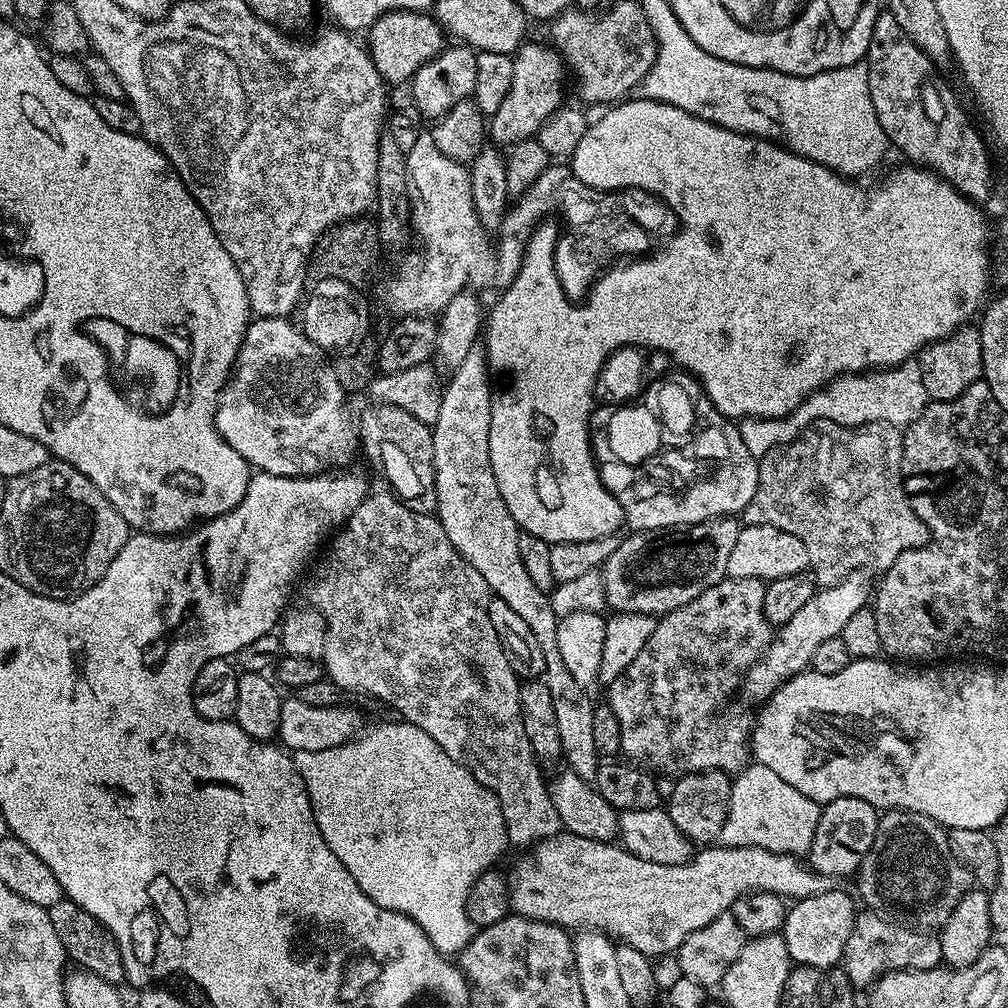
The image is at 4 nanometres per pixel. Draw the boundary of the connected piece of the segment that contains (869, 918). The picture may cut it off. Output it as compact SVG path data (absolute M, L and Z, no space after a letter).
M876 910L857 911L854 930L850 930L842 961L843 975L853 989L871 989L887 972L930 970L941 967L941 964L942 946L939 935L915 926L905 926Z

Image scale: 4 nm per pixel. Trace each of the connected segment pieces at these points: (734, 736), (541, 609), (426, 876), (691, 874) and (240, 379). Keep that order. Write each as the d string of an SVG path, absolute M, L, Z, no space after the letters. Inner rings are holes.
M757 576L741 580L725 578L710 586L710 590L702 590L702 594L686 602L686 606L678 606L657 619L654 634L646 638L646 646L642 646L638 658L634 658L623 674L606 688L608 704L620 727L620 748L629 761L653 764L648 765L653 769L684 768L680 770L685 773L715 770L737 774L743 771L750 760L746 728L728 724L720 711L738 692L744 675L756 665L772 641L774 628L764 613L765 587L765 581Z
M476 343L462 358L462 362L451 371L452 378L443 385L440 394L440 409L435 424L431 425L434 438L434 482L436 483L435 517L442 530L446 530L446 538L462 554L462 558L486 582L489 593L495 599L506 602L510 610L517 612L530 626L534 638L538 638L538 646L542 646L544 655L543 682L550 690L550 699L554 702L554 715L558 717L558 738L562 760L578 778L589 782L595 781L602 757L596 749L596 712L592 704L584 700L585 689L574 678L570 678L570 670L566 670L566 662L562 662L562 654L558 651L558 617L552 609L549 593L538 590L534 582L530 582L530 574L526 574L526 566L522 566L522 558L518 554L518 538L521 529L514 522L510 510L506 510L506 502L502 502L502 494L498 490L498 482L494 478L494 470L490 466L490 410L492 409L492 389L494 387L488 375L488 357L483 343Z
M407 722L399 723L380 724L369 732L361 731L355 740L348 740L342 746L334 746L330 750L297 752L294 756L296 769L298 774L302 774L302 782L306 786L306 794L314 810L314 822L318 822L322 838L326 838L326 846L330 846L330 850L338 857L338 862L342 862L342 866L350 870L350 878L358 882L362 894L366 894L366 898L378 902L378 906L386 910L401 912L403 916L410 917L427 934L438 952L459 954L472 941L474 935L474 925L466 914L466 898L470 894L470 886L474 886L474 882L478 882L482 873L495 865L492 863L503 854L504 848L509 847L506 822L502 818L498 797L482 787L467 768L454 762L454 758L450 758L450 754L446 754L446 750L442 750L442 746L438 746L438 742L430 738L430 734L426 734L426 730Z
M561 830L531 849L532 860L520 860L508 876L508 902L511 911L531 920L558 924L565 930L595 930L617 941L634 946L649 958L675 953L694 930L702 930L714 918L729 911L734 901L751 892L769 892L775 896L804 900L825 891L825 877L819 876L799 855L771 852L762 848L704 846L684 864L646 862L627 852L616 842L591 840Z
M265 316L263 318L253 319L249 324L246 334L242 338L242 346L238 350L236 366L232 369L231 376L228 377L228 383L224 386L224 391L220 393L220 403L216 406L216 433L223 438L230 447L238 450L242 458L253 469L269 472L275 476L319 476L327 474L333 470L344 470L349 467L348 464L358 456L358 428L354 423L354 416L348 413L348 404L344 387L338 382L335 367L331 363L324 361L325 353L317 348L304 336L303 331L294 323L284 318L275 316Z

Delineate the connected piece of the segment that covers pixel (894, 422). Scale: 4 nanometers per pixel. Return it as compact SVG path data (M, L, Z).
M915 359L906 360L903 364L887 370L869 370L859 374L845 374L831 380L822 388L817 388L811 396L801 400L797 408L789 416L779 416L773 420L761 420L759 418L745 418L739 421L738 427L742 434L742 442L746 442L746 450L754 457L761 457L775 448L781 448L784 444L794 442L800 433L805 432L808 427L818 420L829 420L838 422L847 428L857 428L870 422L886 422L890 426L901 430L908 427L922 414L922 410L930 403L926 394L926 386L922 382L922 370Z

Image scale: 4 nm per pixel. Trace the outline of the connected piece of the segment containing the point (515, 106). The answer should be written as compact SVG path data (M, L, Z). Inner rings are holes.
M525 42L512 56L514 78L510 82L510 91L502 101L502 106L494 110L486 128L493 145L511 146L523 140L533 139L546 122L546 118L550 118L550 114L557 112L565 103L566 65L555 48L544 44Z

